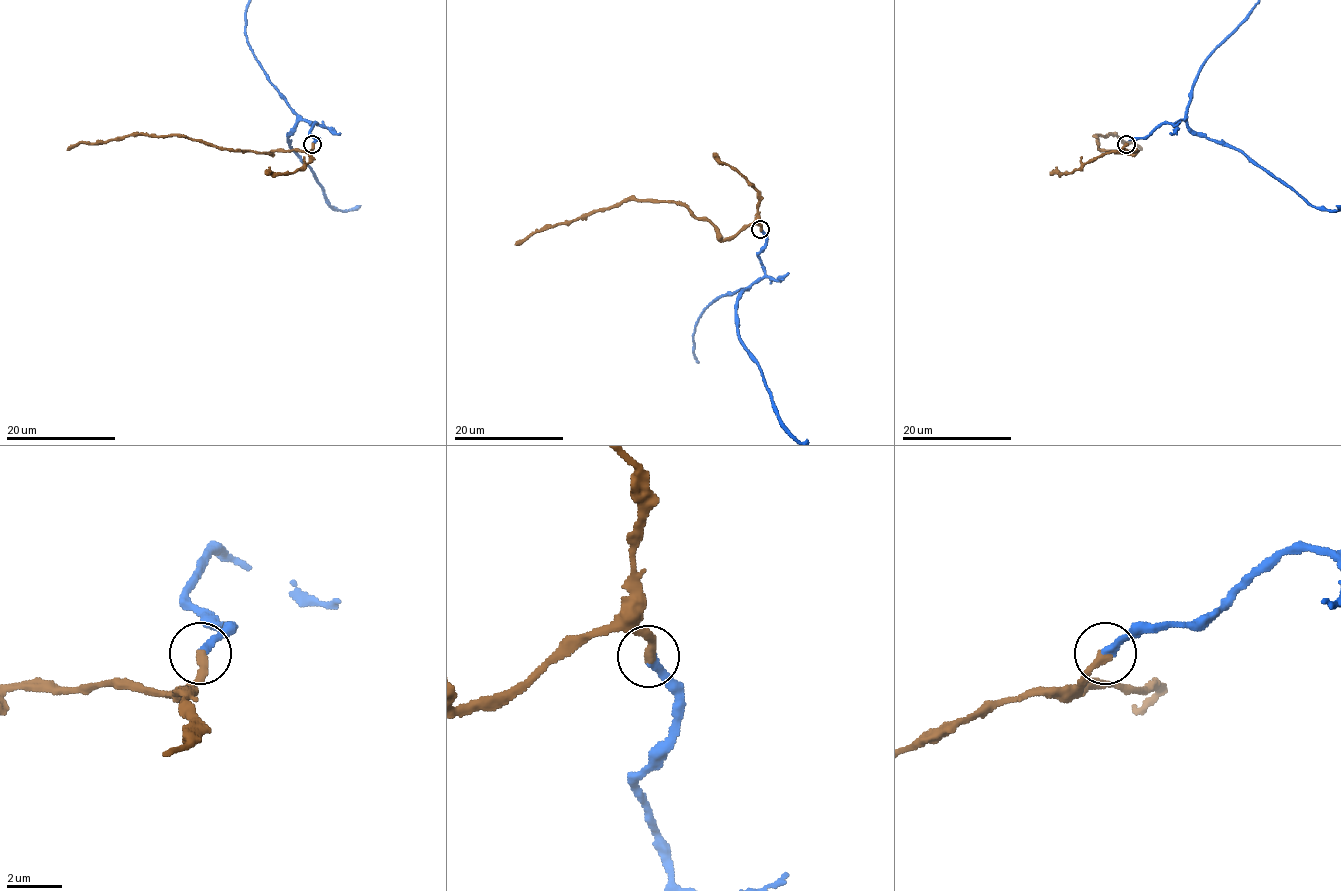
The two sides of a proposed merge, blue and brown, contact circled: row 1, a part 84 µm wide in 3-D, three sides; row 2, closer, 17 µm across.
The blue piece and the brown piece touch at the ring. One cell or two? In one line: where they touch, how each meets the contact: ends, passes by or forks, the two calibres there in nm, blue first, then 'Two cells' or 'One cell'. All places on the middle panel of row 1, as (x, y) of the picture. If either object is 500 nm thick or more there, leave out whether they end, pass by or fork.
Place: (760, 229). At the ring blue ends. At the ring brown ends. Thickness 280 nm (blue) against 340 nm. One cell

